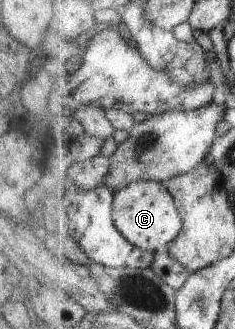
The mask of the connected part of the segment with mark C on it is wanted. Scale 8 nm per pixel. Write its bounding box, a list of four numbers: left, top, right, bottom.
[113,181,183,251]

